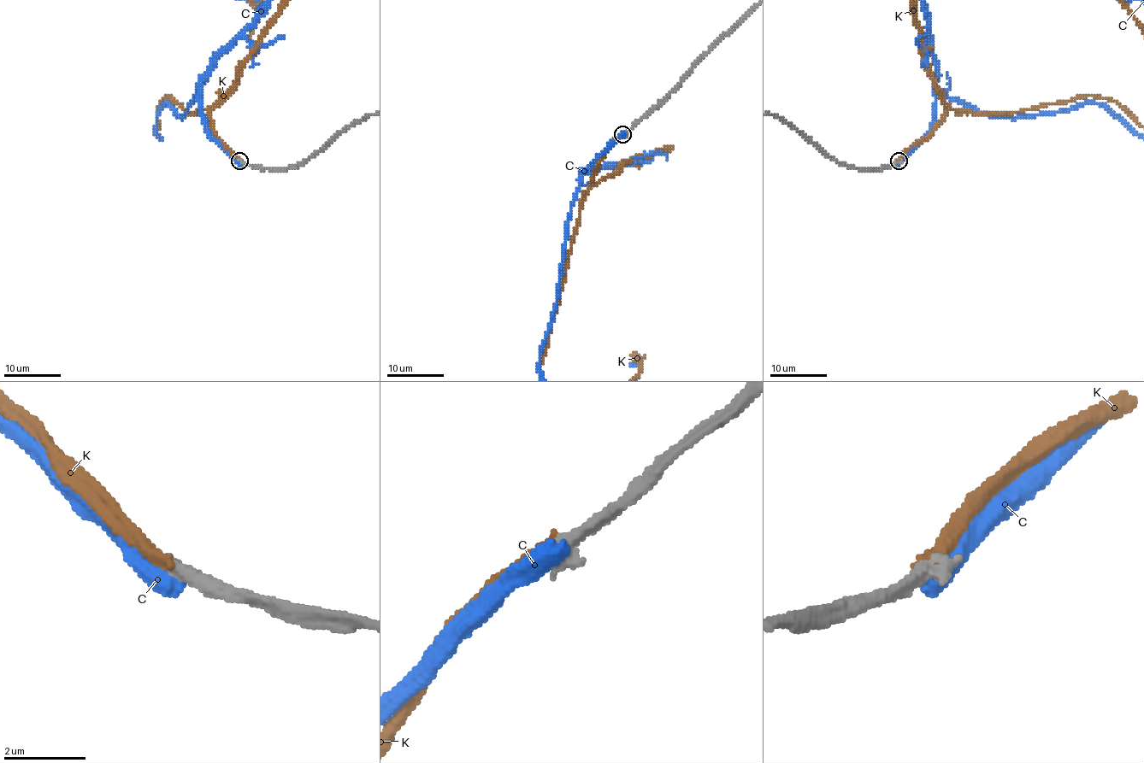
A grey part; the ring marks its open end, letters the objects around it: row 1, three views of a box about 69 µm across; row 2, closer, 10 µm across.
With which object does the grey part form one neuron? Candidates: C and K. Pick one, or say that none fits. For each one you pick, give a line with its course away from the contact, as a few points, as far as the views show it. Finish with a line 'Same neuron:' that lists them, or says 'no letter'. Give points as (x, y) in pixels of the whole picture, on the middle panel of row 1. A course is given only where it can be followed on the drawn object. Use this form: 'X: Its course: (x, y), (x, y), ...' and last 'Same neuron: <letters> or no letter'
Same neuron: K

